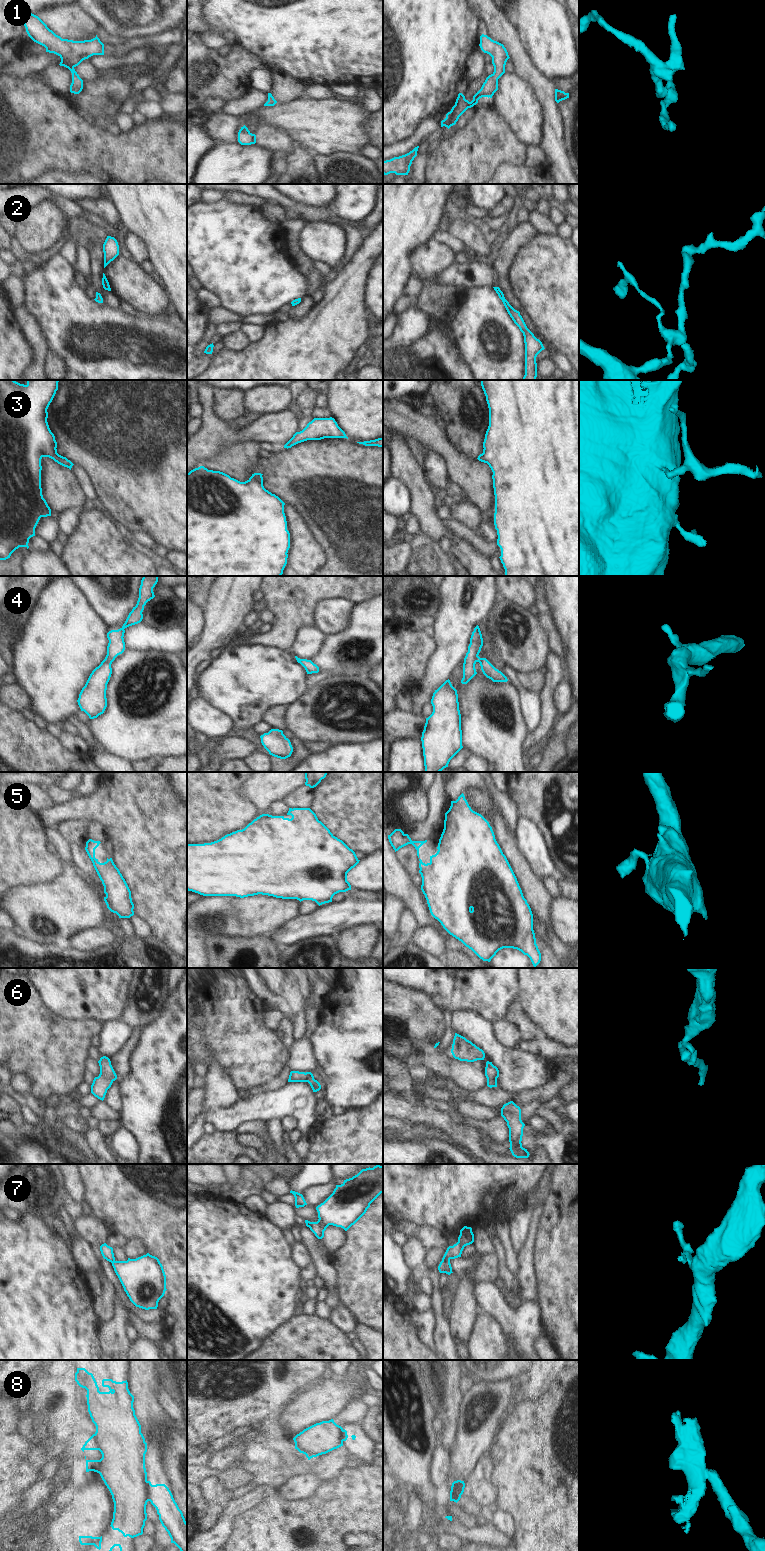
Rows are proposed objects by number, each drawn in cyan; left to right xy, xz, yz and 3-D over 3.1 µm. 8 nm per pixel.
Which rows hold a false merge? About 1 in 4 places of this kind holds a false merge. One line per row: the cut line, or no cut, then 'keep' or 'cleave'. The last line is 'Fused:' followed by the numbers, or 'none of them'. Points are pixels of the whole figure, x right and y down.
1: cut none; keep
2: cut none; keep
3: cut none; keep
4: cut none; keep
5: cut none; keep
6: cut none; keep
7: cut yz (449, 1259), (442, 1261); cleave
8: cut xy (146, 1481), (150, 1500); cleave
Fused: 7, 8

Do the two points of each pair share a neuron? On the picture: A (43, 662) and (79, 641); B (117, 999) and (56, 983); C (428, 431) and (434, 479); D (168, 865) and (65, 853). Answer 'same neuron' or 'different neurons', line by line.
A: same neuron
B: same neuron
C: different neurons
D: different neurons

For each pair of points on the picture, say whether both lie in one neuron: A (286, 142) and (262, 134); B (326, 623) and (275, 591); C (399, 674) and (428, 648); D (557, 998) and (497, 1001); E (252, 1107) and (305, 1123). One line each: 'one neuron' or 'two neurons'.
A: one neuron
B: two neurons
C: one neuron
D: two neurons
E: one neuron

